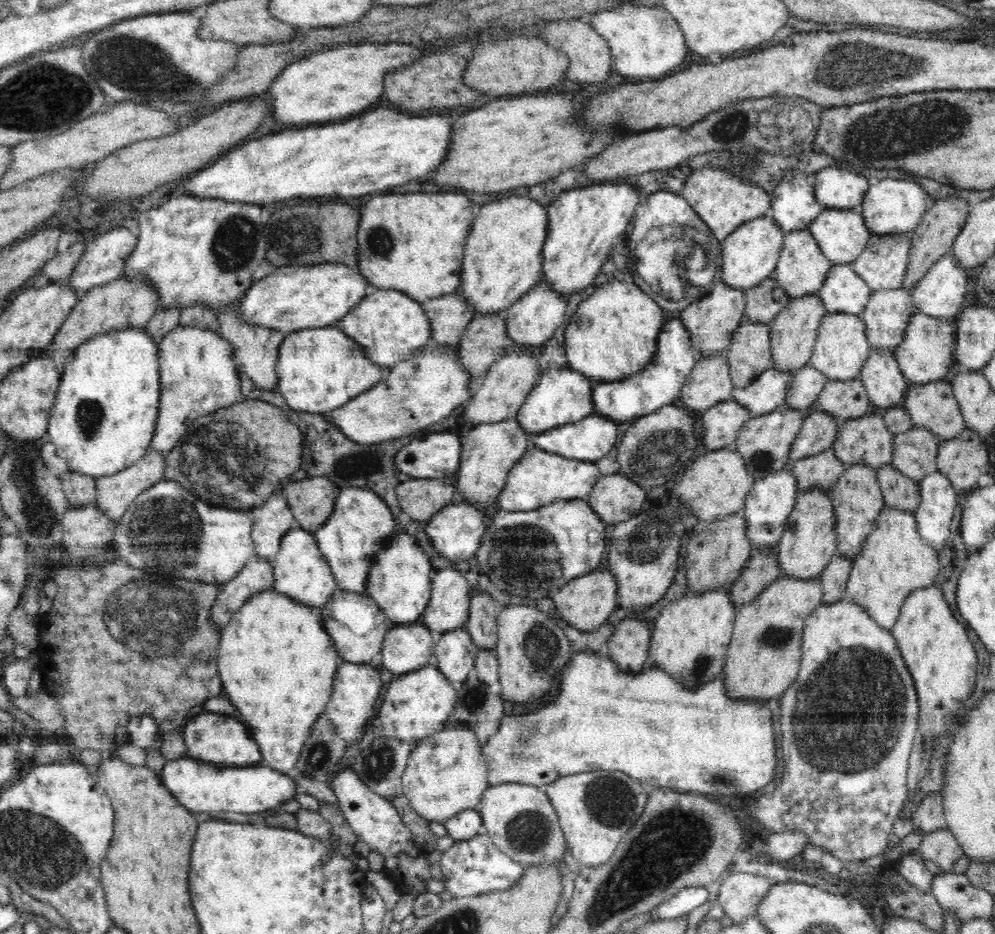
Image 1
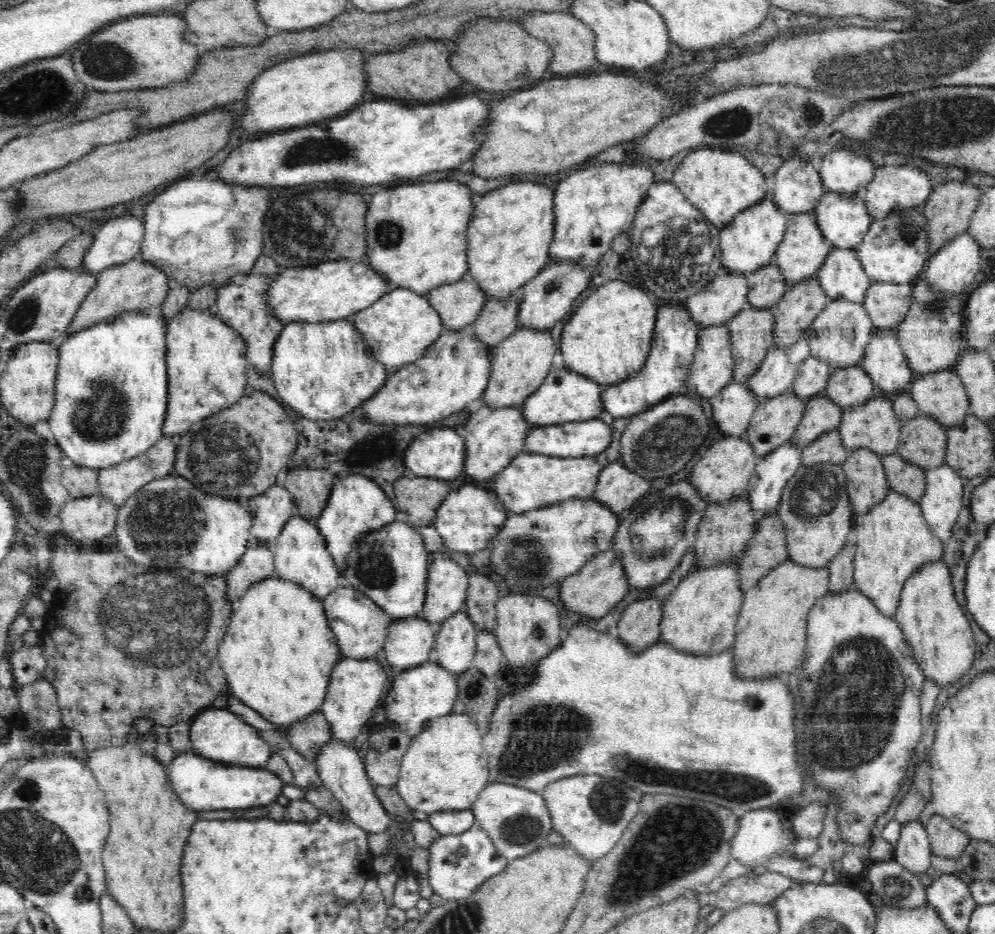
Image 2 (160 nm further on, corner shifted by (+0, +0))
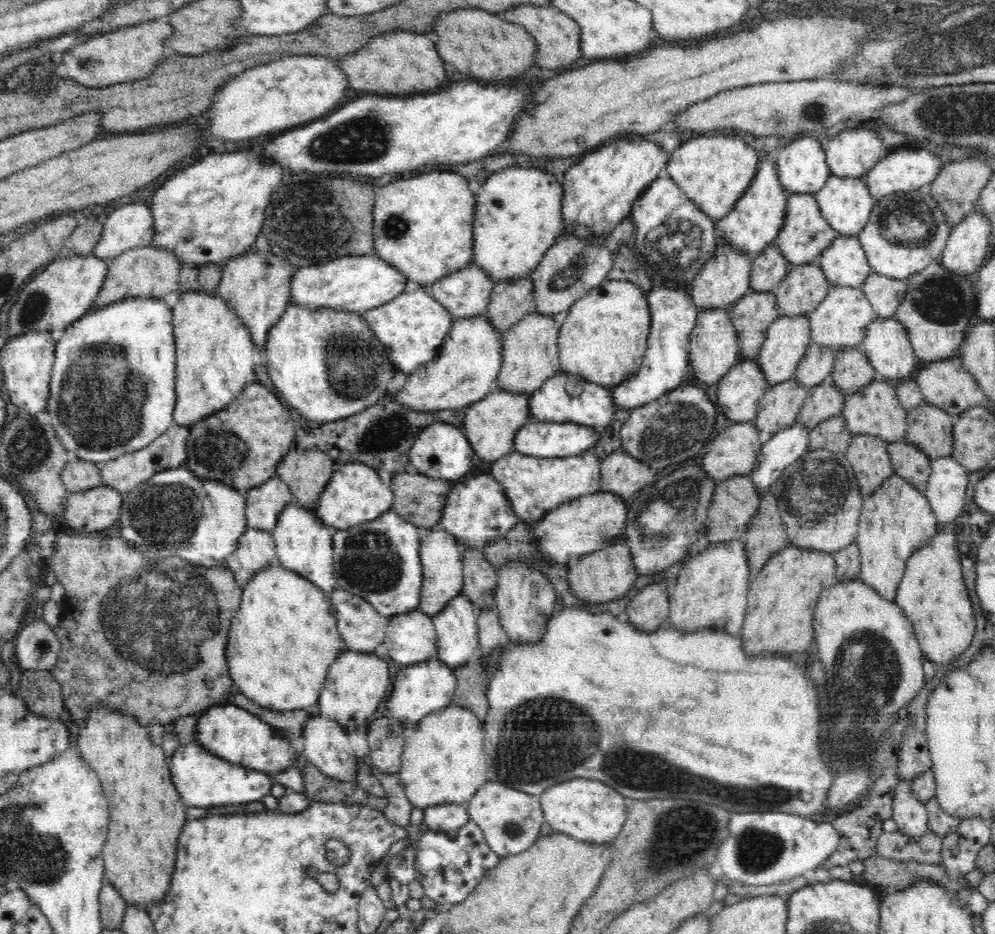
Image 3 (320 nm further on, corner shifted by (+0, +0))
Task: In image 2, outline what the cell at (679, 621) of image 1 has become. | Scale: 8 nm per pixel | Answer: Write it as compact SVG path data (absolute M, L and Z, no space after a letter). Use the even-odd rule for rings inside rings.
M738 562L692 569L662 604L660 641L682 652L694 652L696 656L732 648L744 593L739 580Z

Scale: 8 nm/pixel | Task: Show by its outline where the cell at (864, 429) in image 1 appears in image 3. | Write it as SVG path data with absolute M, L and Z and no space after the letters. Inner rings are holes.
M876 377L860 392L854 392L845 398L843 418L847 430L853 435L866 434L876 436L887 443L904 439L907 425L907 410L902 408L897 398L896 384L890 380Z

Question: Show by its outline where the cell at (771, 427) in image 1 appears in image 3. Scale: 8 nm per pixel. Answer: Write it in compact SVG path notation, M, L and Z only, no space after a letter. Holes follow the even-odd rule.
M795 378L769 387L759 400L754 422L762 437L772 436L782 428L796 424L798 413L808 396L809 390Z

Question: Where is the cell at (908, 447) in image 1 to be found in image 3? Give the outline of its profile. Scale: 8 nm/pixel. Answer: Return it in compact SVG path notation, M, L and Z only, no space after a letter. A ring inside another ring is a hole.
M922 401L907 410L904 441L922 449L931 459L950 457L953 452L953 416Z

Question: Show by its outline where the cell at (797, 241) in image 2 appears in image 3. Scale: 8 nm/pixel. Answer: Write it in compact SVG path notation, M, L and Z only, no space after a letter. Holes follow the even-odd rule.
M792 193L787 198L786 218L774 243L778 245L790 266L798 266L817 262L822 252L832 244L838 235L838 231L830 227L828 221L822 217L815 195Z

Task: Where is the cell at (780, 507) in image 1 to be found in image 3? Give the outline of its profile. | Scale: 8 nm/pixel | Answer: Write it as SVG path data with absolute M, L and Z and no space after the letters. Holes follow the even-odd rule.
M796 423L764 438L754 470L748 474L760 496L771 490L786 467L808 452L808 436L809 429Z

